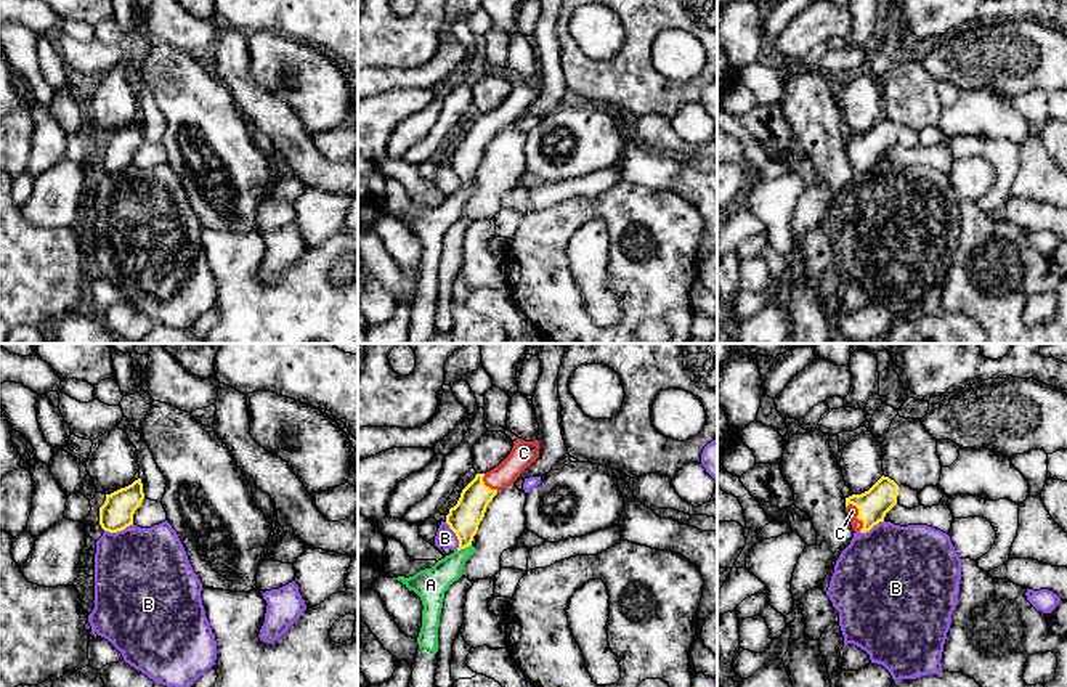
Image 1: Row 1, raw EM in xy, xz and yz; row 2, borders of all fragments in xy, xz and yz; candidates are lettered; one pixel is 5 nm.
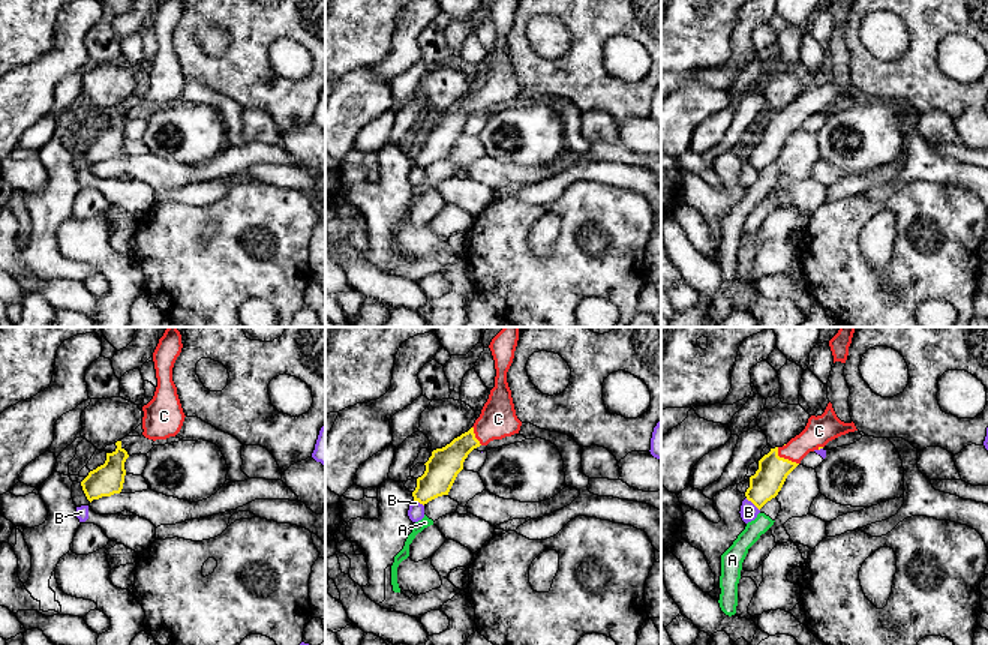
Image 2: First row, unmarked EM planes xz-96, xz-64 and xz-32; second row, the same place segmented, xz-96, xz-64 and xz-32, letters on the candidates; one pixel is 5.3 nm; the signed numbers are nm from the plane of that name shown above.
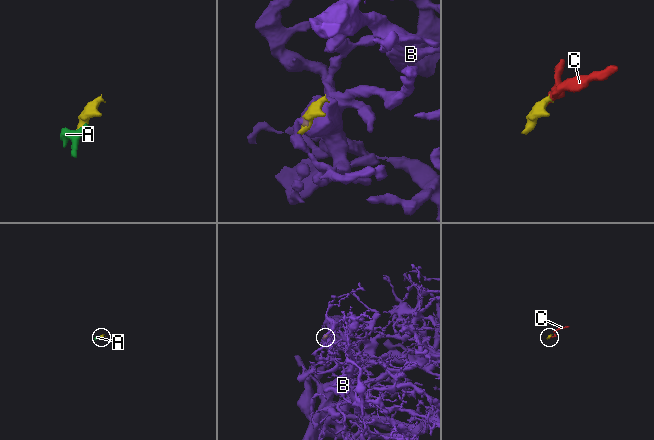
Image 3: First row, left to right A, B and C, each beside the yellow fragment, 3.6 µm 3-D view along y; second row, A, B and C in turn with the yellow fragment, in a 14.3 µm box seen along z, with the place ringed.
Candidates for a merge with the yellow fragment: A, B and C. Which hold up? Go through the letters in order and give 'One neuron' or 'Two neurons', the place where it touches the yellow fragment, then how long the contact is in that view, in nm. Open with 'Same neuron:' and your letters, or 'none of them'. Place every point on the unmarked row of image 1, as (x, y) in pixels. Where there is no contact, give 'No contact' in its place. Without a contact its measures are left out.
Same neuron: C
A: Two neurons. Touches yellow at xz (464, 188). Shared border 80 nm
B: Two neurons. Touches yellow at xy (117, 170). Shared border 150 nm
C: One neuron. Touches yellow at yz (857, 156). Shared border 160 nm

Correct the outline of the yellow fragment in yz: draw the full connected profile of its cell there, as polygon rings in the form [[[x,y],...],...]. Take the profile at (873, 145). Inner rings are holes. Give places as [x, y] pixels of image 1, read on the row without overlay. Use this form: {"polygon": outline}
{"polygon": [[[881,117],[868,132],[846,138],[846,152],[852,170],[866,173],[897,144],[899,125]]]}

